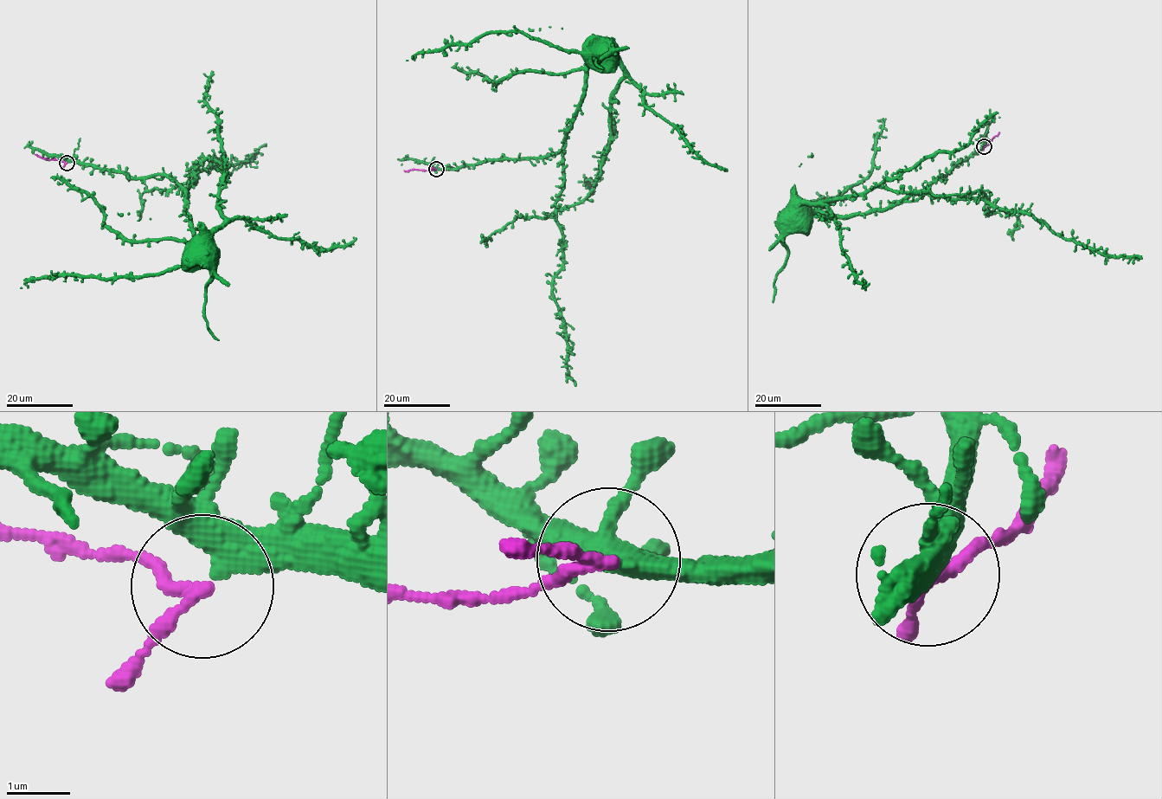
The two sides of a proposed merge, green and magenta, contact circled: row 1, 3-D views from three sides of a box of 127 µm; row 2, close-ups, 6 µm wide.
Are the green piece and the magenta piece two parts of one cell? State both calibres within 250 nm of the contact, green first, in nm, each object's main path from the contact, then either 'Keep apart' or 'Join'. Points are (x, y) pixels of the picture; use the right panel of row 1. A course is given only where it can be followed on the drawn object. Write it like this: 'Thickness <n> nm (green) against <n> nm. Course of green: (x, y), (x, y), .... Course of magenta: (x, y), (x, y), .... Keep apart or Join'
Thickness 360 nm (green) against 180 nm. Course of green: (985, 146), (919, 193), (908, 194), (884, 209), (844, 215), (831, 215), (815, 210), (799, 198). Course of magenta: (984, 146), (998, 132). Keep apart

